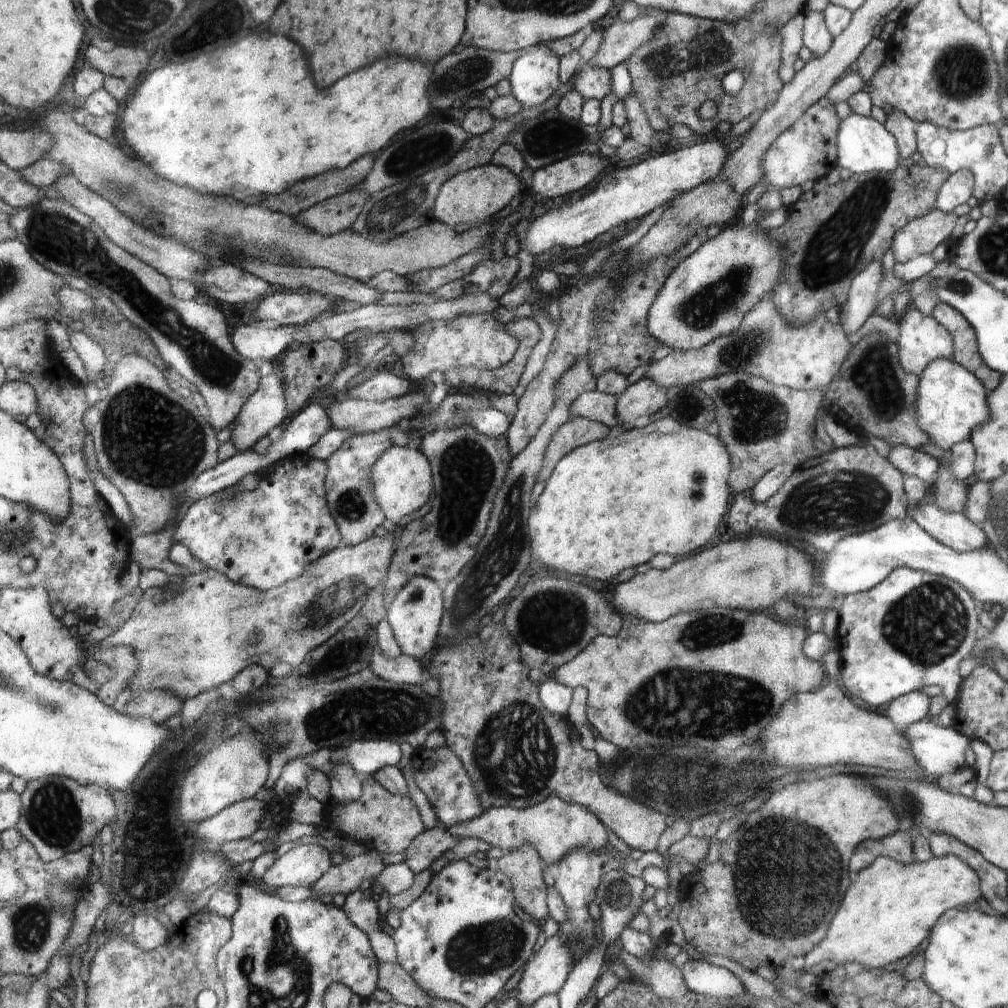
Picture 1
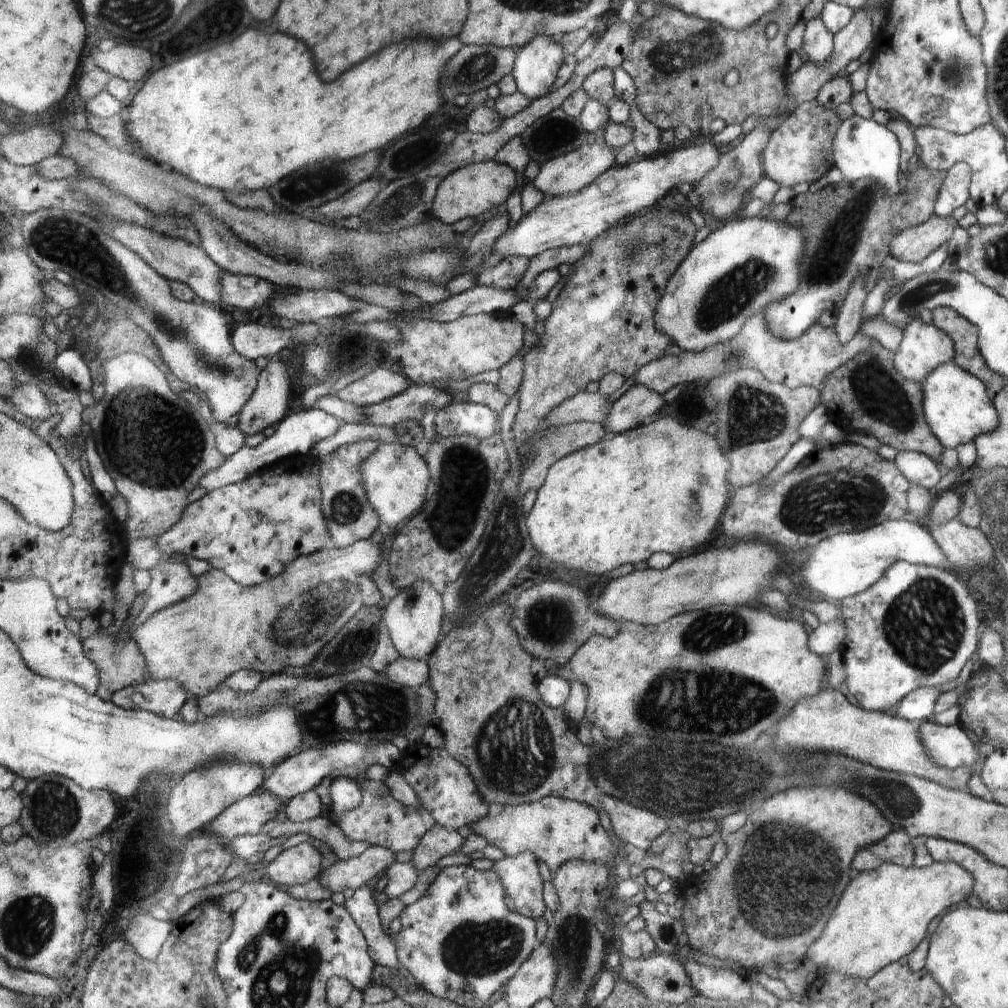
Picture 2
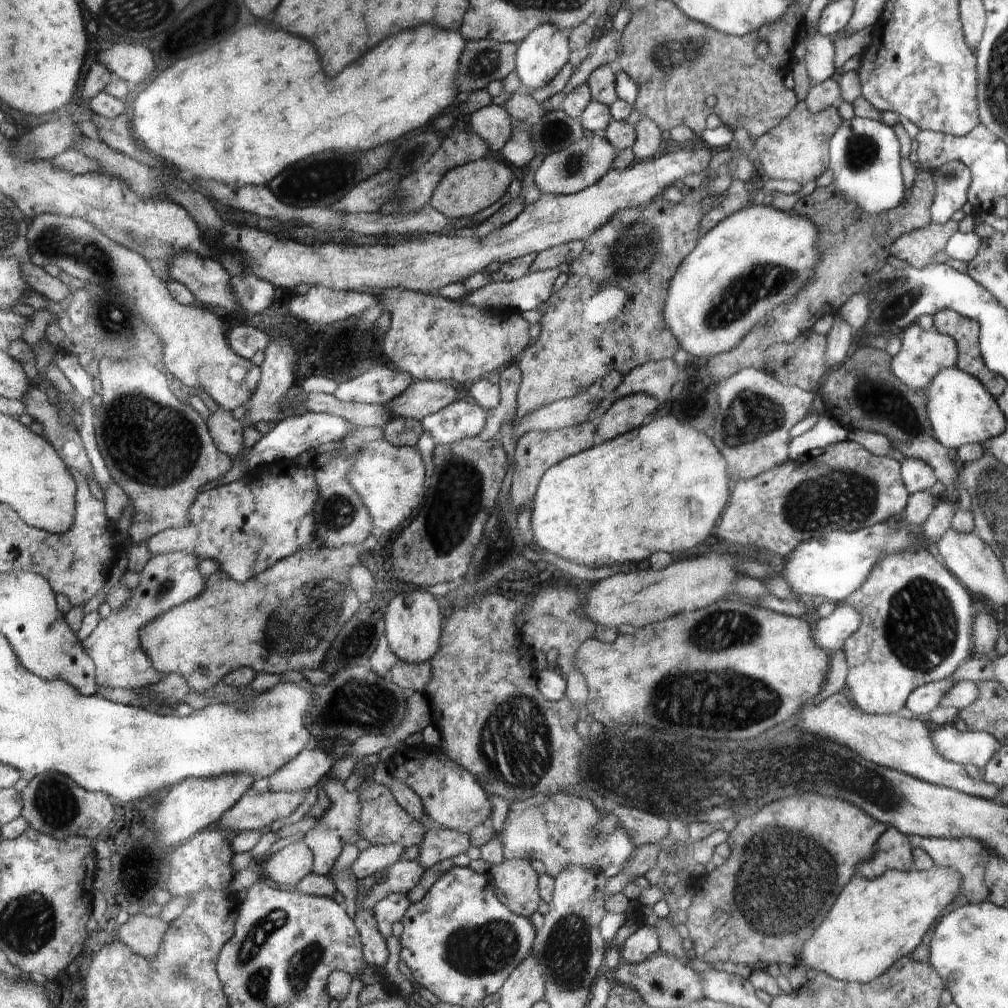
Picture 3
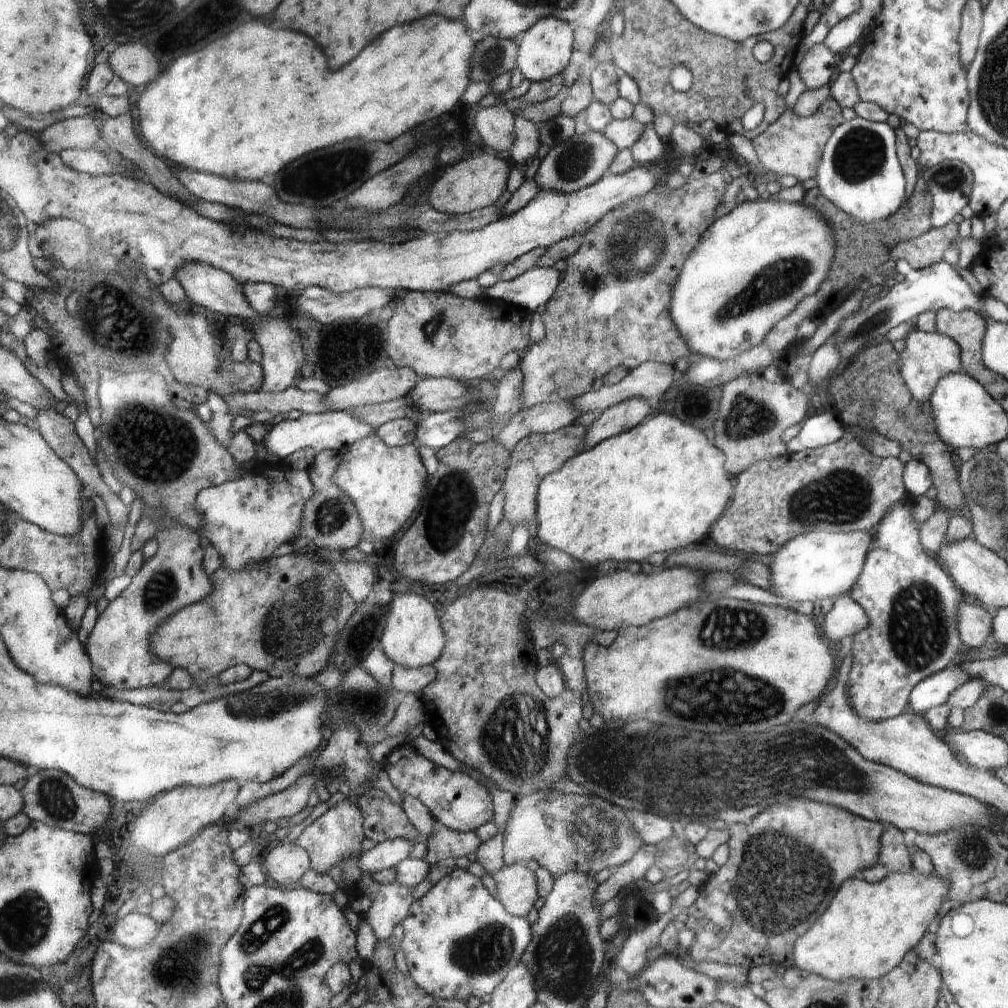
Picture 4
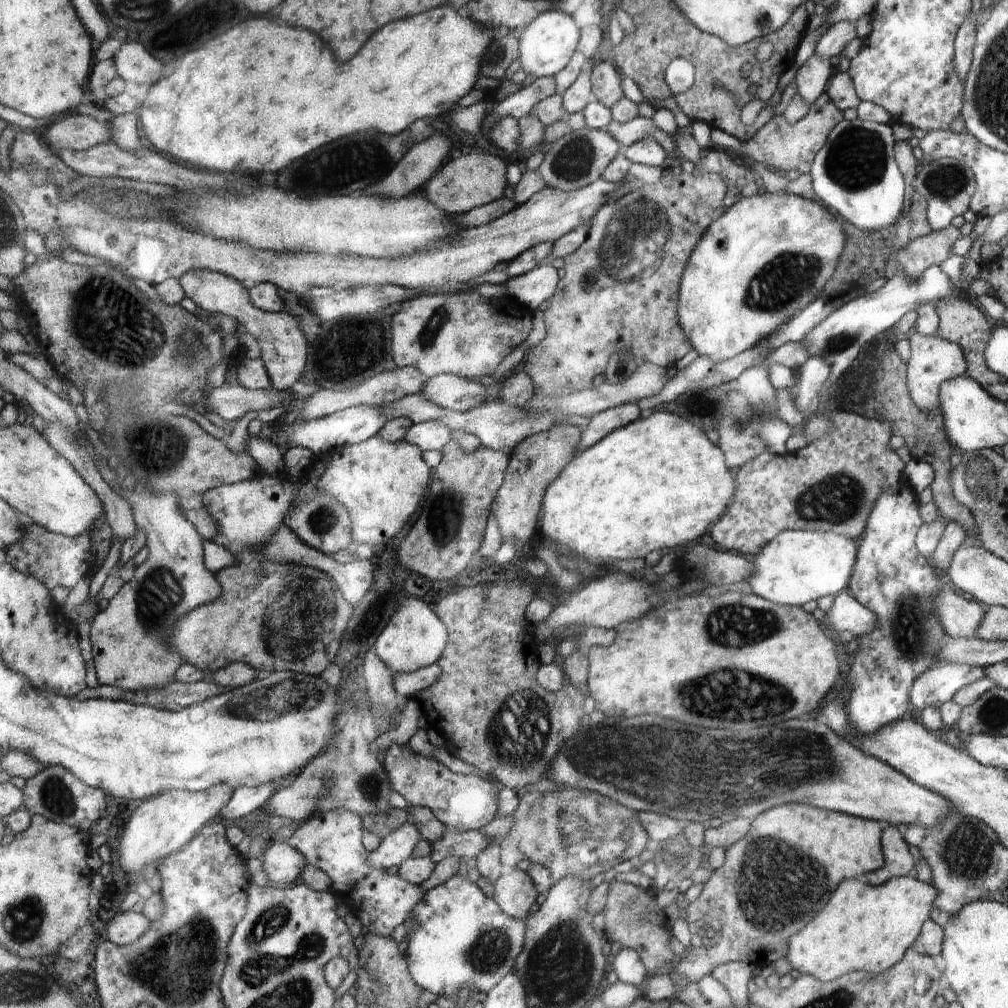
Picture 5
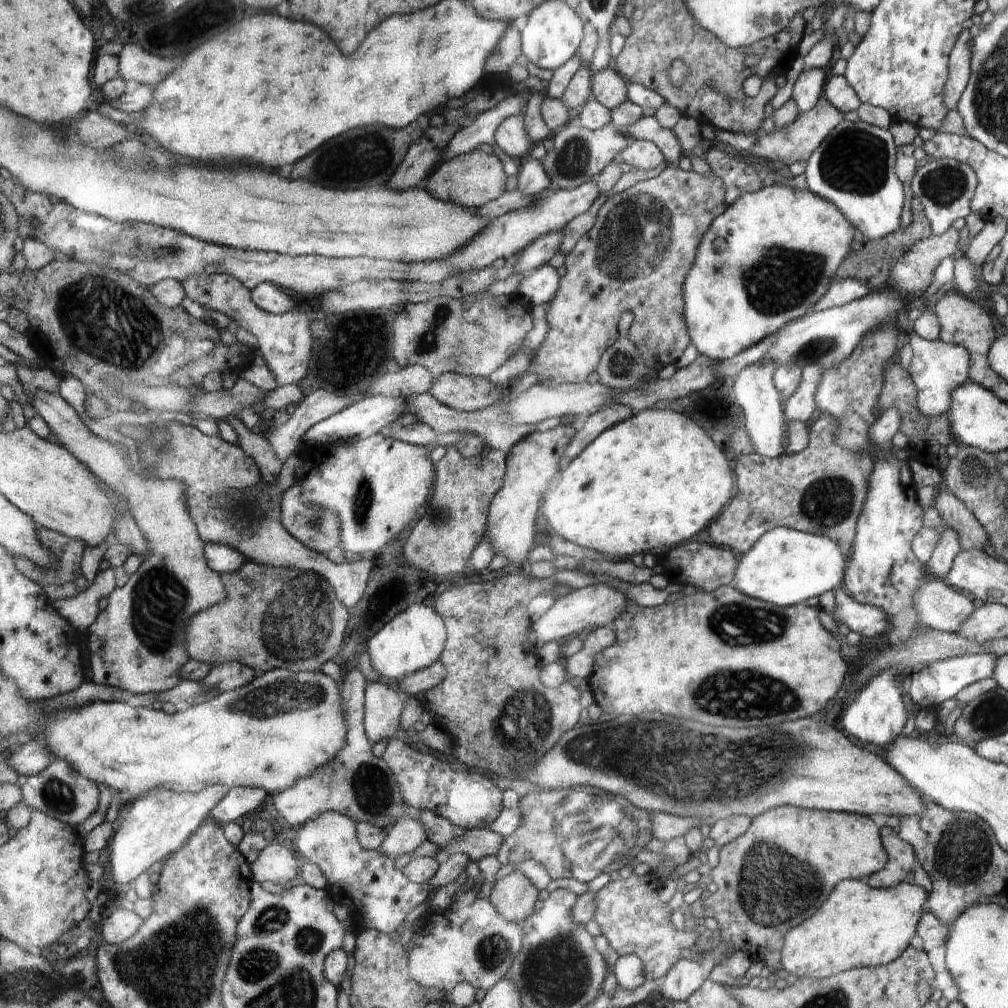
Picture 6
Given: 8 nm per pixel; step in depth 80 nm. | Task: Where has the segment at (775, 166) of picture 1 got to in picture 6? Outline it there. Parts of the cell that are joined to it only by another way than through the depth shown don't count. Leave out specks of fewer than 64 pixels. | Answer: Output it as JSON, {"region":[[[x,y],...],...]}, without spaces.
{"region":[[[822,98],[809,113],[804,113],[795,118],[794,122],[784,128],[774,128],[774,132],[764,132],[760,129],[757,132],[756,144],[749,149],[749,152],[764,158],[764,160],[776,160],[780,164],[790,166],[794,162],[807,162],[812,152],[822,144],[822,140],[834,130],[842,121],[844,114],[840,113],[826,98]]]}

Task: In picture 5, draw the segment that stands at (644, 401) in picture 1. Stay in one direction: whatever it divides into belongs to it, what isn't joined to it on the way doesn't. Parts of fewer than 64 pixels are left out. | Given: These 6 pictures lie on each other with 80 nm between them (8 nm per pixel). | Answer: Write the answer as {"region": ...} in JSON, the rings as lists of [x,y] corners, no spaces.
{"region":[[[625,403],[595,414],[591,417],[590,423],[583,427],[578,446],[579,452],[596,445],[615,430],[630,425],[638,420],[638,416],[640,416],[640,409],[636,403]]]}

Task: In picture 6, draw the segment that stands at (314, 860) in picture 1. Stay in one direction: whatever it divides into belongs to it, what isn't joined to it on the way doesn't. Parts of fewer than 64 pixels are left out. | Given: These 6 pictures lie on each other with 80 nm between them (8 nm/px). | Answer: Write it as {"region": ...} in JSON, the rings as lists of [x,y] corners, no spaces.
{"region":[[[283,838],[270,842],[250,865],[254,880],[281,884],[285,887],[298,874],[298,854],[289,847]]]}

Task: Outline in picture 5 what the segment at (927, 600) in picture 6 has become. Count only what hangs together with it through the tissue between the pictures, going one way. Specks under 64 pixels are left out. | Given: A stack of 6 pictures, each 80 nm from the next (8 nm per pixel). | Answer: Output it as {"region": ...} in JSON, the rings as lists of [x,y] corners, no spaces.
{"region":[[[947,584],[937,599],[942,626],[953,639],[976,637],[986,607]]]}

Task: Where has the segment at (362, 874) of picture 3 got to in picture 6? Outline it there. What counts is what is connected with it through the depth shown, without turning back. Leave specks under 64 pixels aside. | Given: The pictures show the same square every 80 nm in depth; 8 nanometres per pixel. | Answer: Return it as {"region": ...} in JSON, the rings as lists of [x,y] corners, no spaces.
{"region":[[[409,815],[398,821],[388,831],[378,852],[388,855],[395,861],[399,856],[412,854],[426,838],[422,823],[417,818]]]}

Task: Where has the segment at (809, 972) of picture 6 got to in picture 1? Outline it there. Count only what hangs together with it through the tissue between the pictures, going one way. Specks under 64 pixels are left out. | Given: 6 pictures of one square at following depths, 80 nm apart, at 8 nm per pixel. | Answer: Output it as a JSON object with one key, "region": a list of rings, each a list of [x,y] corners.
{"region":[[[879,856],[862,869],[854,886],[850,886],[846,906],[838,910],[838,918],[830,926],[830,938],[826,936],[805,956],[806,968],[822,960],[846,963],[858,970],[898,962],[916,951],[947,910],[974,904],[980,897],[979,874],[957,856],[932,856],[926,862],[913,860],[908,864]]]}

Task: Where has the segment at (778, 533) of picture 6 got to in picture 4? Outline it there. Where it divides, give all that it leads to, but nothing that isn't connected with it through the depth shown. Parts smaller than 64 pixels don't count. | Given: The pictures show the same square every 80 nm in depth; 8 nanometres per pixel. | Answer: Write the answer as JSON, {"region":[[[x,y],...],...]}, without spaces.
{"region":[[[874,530],[870,531],[816,531],[794,537],[776,554],[772,562],[773,585],[769,592],[790,601],[814,602],[824,598],[835,599],[848,596],[857,584],[866,555],[873,541]]]}

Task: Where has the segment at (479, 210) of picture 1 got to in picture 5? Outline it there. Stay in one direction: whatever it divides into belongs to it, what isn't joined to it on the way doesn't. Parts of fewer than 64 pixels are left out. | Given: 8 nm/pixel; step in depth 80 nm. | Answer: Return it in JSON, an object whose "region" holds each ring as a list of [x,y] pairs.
{"region":[[[471,149],[463,152],[460,158],[446,162],[426,186],[428,199],[442,213],[448,215],[461,215],[479,206],[494,202],[502,198],[506,190],[506,164],[502,158],[494,156],[494,151],[485,152]]]}

